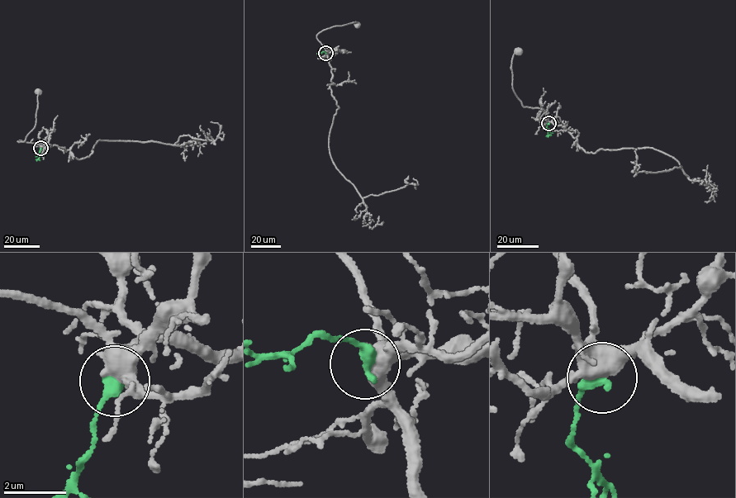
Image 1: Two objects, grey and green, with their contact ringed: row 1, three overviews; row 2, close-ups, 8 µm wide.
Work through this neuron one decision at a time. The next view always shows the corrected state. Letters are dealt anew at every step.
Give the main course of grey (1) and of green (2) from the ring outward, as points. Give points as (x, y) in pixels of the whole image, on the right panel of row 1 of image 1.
1: (548, 123), (543, 109), (523, 106), (513, 89), (511, 59), (514, 53), (519, 50)
2: (548, 123), (548, 135), (550, 135)

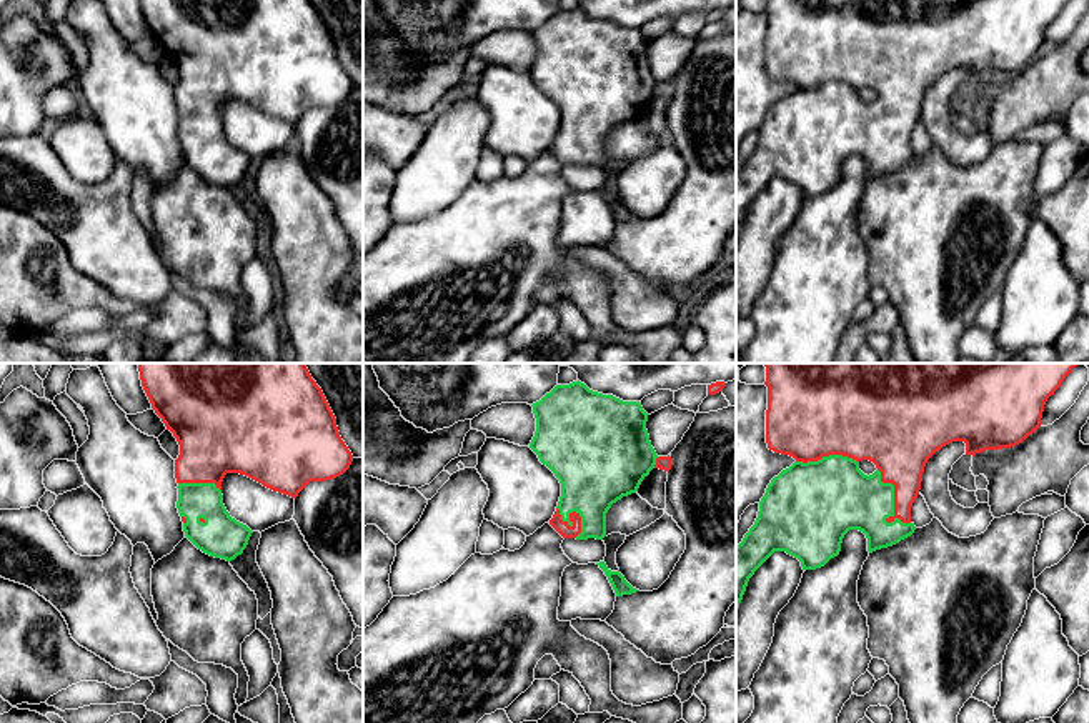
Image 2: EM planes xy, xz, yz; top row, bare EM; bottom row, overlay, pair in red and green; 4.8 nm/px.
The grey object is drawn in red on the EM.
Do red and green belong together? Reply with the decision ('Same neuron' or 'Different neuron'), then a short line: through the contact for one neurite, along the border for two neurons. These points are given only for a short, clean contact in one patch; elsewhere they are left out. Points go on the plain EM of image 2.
Same neuron

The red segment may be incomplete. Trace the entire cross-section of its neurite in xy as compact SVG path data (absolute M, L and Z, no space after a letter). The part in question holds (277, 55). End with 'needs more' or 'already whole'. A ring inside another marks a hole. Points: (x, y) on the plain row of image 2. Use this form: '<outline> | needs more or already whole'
M140 0L140 7L152 35L180 72L175 105L185 163L210 183L235 187L253 160L223 132L221 108L226 100L245 102L296 125L310 108L336 105L353 88L336 45L310 0Z | needs more

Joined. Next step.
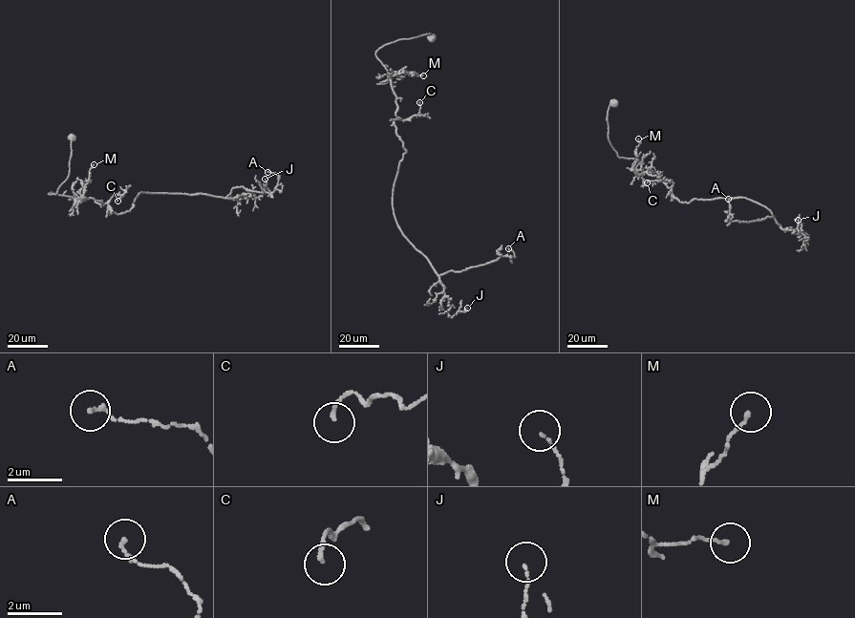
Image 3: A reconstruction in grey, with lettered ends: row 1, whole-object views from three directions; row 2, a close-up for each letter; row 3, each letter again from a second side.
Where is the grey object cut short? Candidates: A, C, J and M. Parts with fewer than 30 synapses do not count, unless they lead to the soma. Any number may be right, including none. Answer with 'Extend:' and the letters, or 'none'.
Extend: none

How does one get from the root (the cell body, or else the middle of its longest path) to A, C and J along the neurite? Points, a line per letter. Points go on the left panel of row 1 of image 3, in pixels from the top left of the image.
A: (72, 137), (67, 179), (49, 194), (91, 198), (117, 214), (142, 192), (272, 192), (278, 175), (267, 172)
C: (72, 137), (67, 179), (55, 194), (49, 194), (75, 200), (91, 198), (103, 204), (120, 195), (117, 201)
J: (72, 137), (67, 179), (49, 194), (91, 198), (117, 214), (142, 192), (258, 197), (268, 191), (265, 179)

